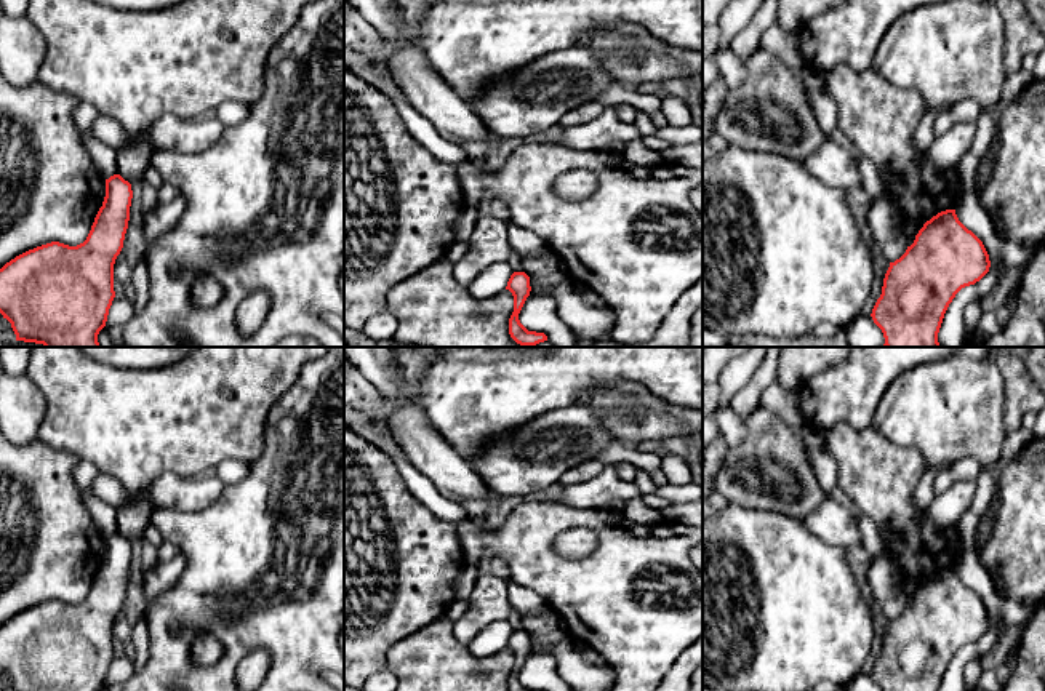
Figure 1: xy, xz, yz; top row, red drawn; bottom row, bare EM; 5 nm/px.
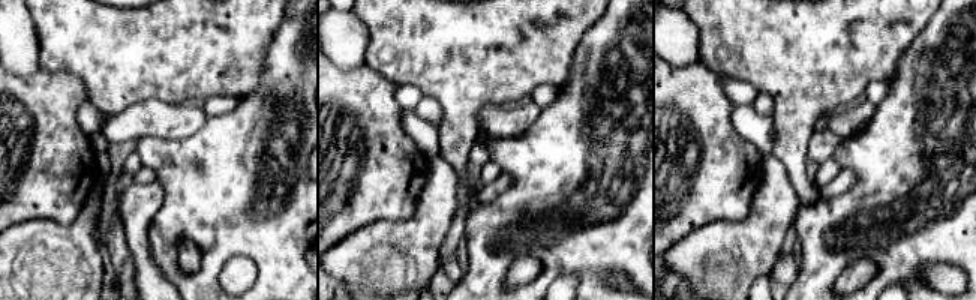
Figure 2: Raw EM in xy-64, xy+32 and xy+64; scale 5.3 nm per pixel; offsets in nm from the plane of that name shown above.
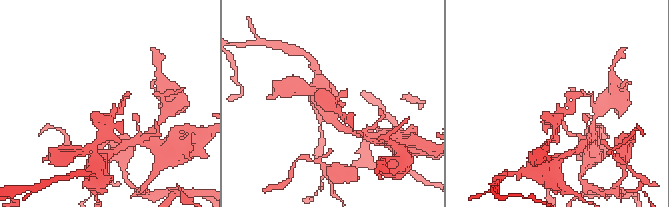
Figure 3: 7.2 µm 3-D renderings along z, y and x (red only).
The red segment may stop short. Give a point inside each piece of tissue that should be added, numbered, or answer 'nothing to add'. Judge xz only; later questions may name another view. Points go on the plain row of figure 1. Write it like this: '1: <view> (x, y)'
nothing to add

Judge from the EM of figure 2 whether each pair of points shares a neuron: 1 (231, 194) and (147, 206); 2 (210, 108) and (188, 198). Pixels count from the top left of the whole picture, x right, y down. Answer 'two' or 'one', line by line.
1: two
2: two

